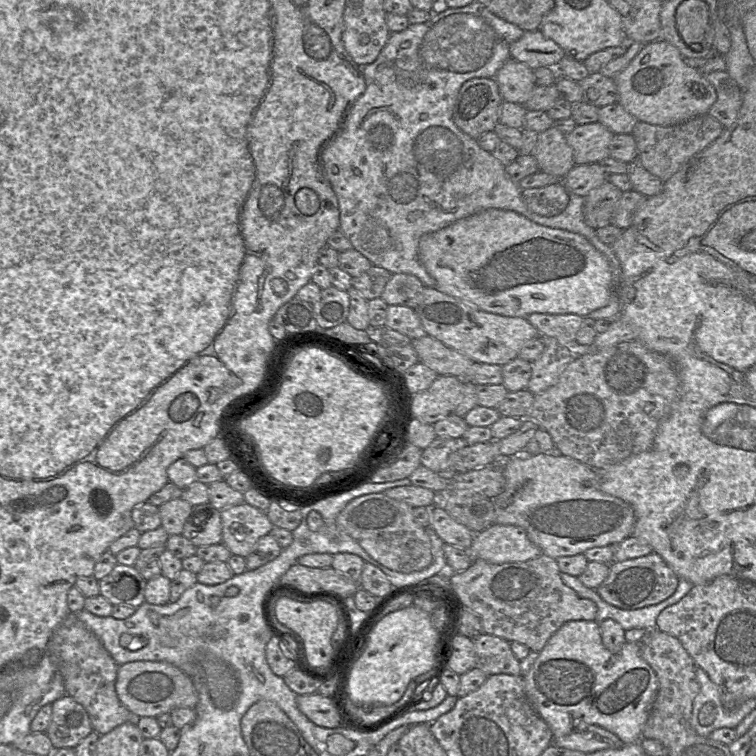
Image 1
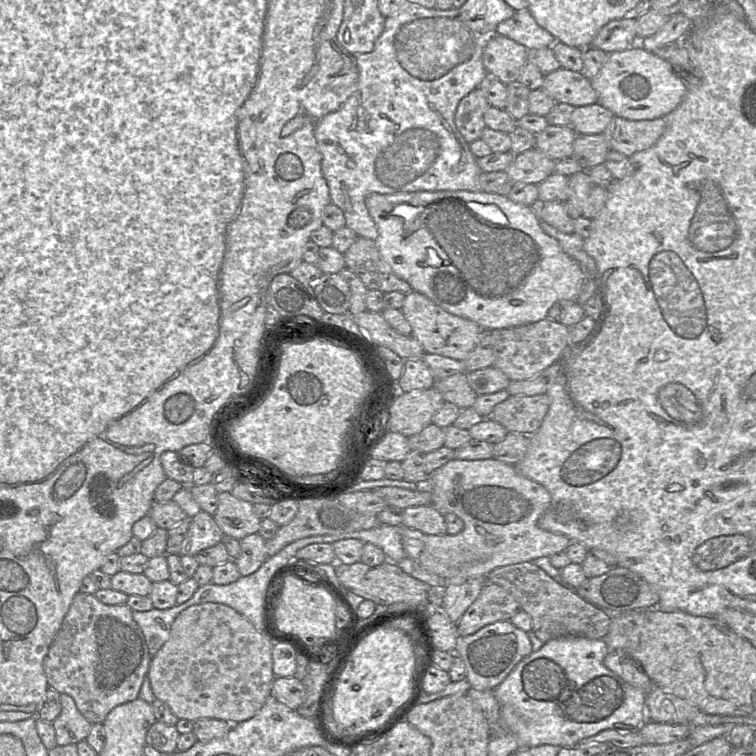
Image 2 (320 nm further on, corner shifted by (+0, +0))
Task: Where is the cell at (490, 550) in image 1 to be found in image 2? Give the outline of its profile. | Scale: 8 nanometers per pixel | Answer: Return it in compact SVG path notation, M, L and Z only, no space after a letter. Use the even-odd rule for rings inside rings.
M486 578L468 579L463 583L451 583L445 587L442 611L457 623L468 607L478 598Z

